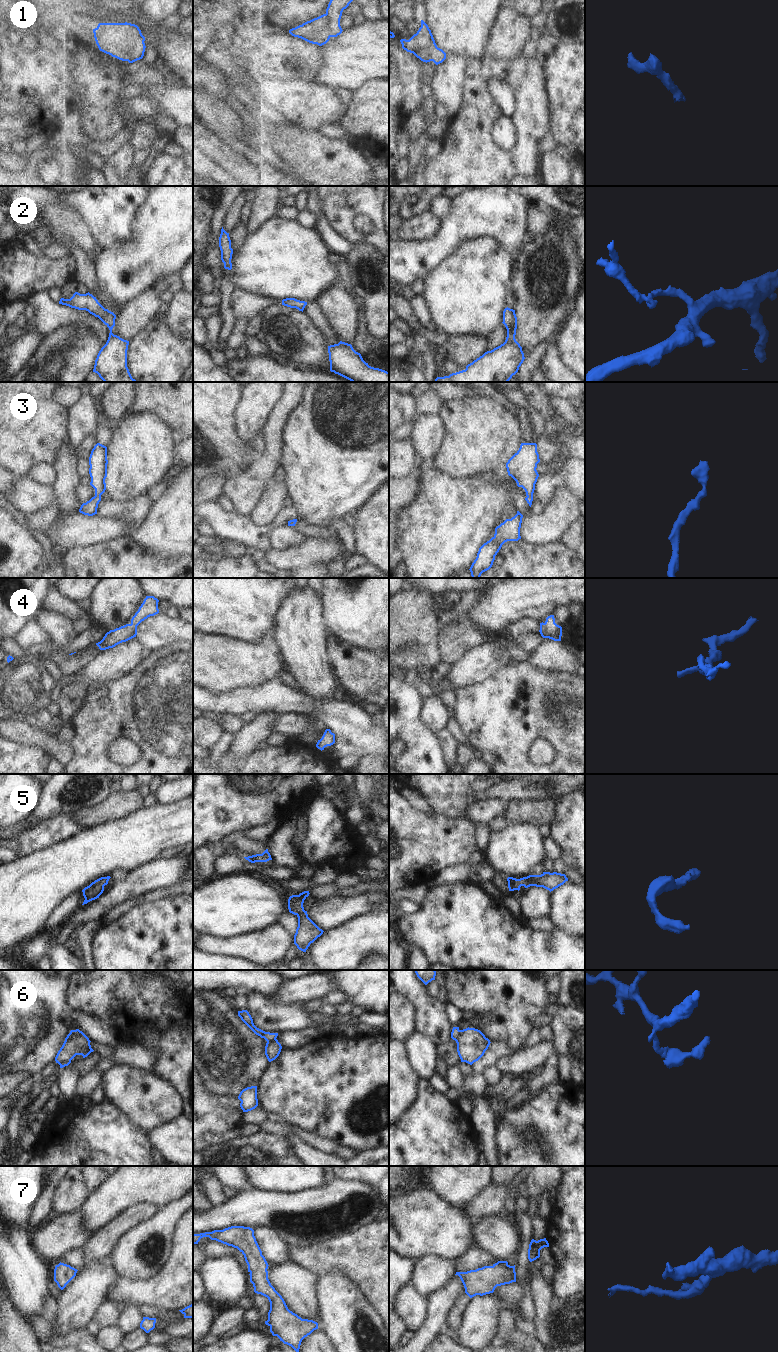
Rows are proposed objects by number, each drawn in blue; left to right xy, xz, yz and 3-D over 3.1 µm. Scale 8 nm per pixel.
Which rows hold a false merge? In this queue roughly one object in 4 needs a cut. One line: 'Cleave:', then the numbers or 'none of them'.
Cleave: 6.

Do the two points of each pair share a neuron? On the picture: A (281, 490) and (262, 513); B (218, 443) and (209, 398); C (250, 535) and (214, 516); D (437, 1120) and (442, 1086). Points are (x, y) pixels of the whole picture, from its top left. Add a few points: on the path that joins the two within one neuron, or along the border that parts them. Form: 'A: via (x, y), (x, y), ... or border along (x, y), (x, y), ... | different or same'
A: via (276, 496), (268, 507) | same
B: via (209, 432), (209, 409) | same
C: via (241, 529), (223, 521) | same
D: border along (429, 1080), (435, 1089), (444, 1093) | different

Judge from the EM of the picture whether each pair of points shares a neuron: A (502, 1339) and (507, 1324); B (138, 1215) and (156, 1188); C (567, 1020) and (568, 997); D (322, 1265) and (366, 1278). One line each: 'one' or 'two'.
A: one
B: two
C: two
D: one

